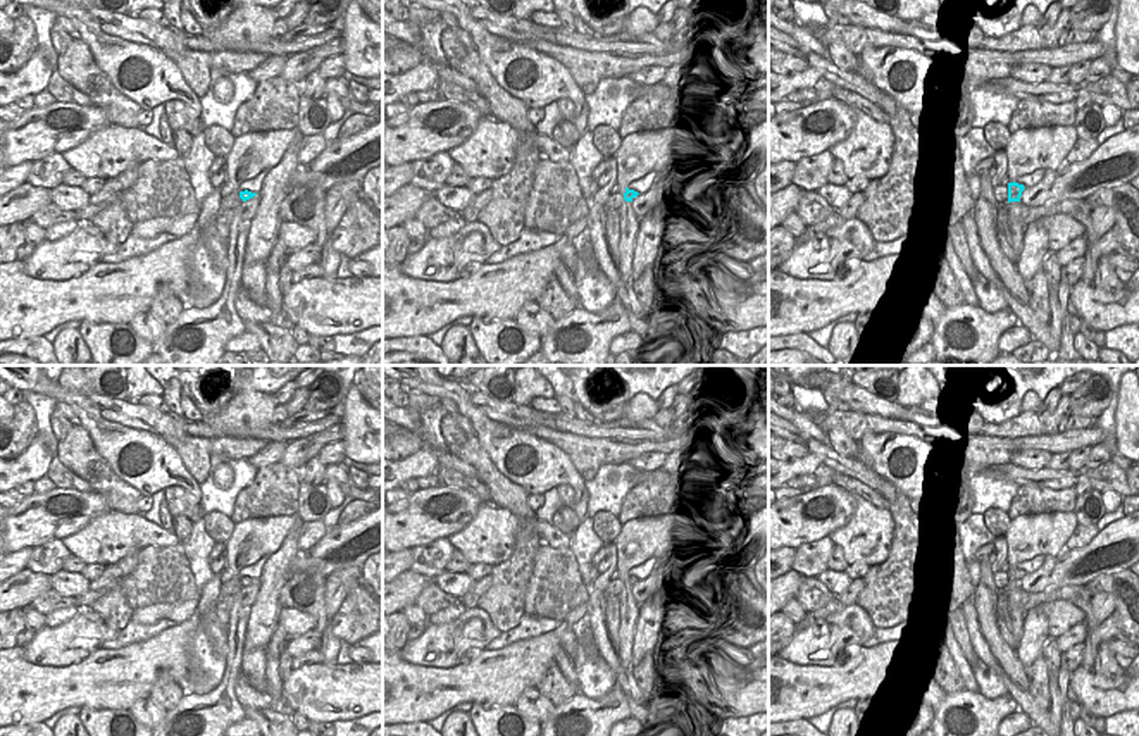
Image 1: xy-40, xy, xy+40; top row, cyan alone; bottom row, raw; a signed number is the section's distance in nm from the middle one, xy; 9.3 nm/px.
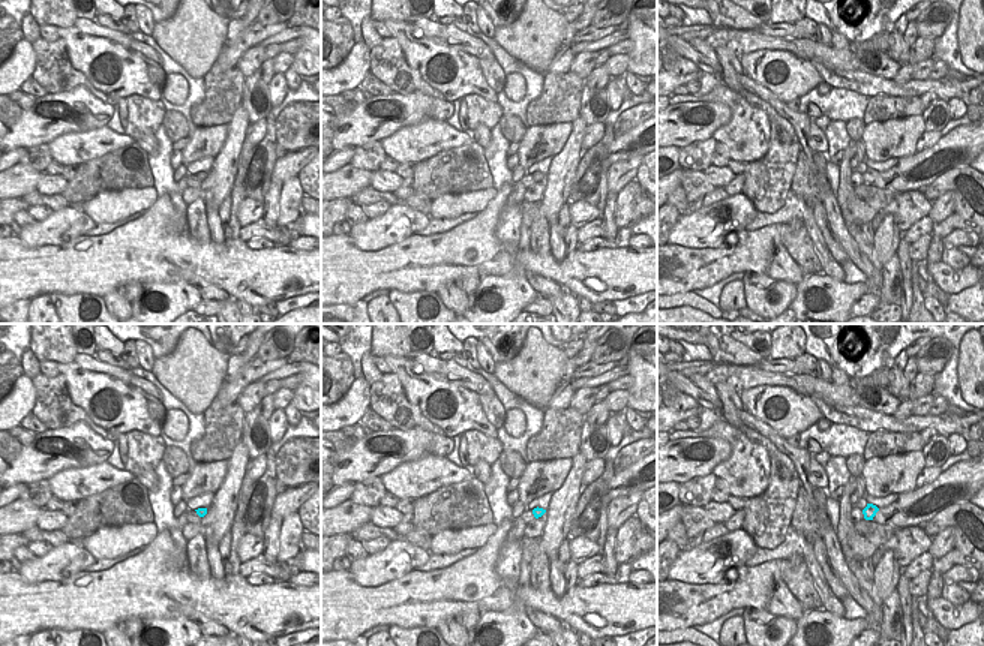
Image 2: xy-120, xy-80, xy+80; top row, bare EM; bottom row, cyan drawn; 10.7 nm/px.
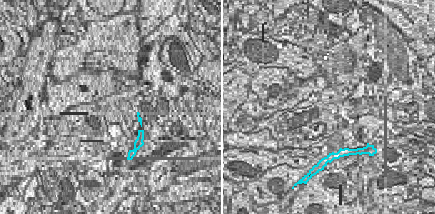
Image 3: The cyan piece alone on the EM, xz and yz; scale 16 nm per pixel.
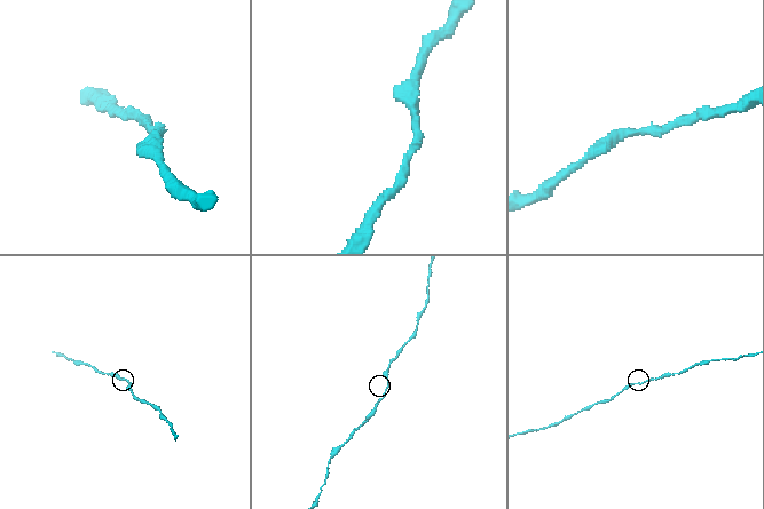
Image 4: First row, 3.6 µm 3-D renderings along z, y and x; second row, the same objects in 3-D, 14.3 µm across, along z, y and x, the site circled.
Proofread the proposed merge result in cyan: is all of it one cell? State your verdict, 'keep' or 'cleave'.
keep

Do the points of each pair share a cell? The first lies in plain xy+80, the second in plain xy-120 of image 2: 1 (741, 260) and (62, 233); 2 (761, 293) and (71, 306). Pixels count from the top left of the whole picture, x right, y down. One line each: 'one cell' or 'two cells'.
1: two cells
2: one cell

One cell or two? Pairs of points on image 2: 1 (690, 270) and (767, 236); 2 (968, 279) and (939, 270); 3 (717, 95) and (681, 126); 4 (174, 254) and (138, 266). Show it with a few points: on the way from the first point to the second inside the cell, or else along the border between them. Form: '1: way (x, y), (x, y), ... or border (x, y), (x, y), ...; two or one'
1: way (710, 266), (747, 255); one
2: way (960, 279), (947, 278); one
3: border (675, 102), (723, 102), (732, 116); two
4: way (165, 254), (150, 254), (147, 257); one

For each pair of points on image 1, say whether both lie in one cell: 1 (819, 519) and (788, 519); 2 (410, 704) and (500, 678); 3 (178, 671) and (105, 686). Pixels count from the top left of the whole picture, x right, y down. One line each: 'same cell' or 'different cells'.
1: same cell
2: same cell
3: same cell

